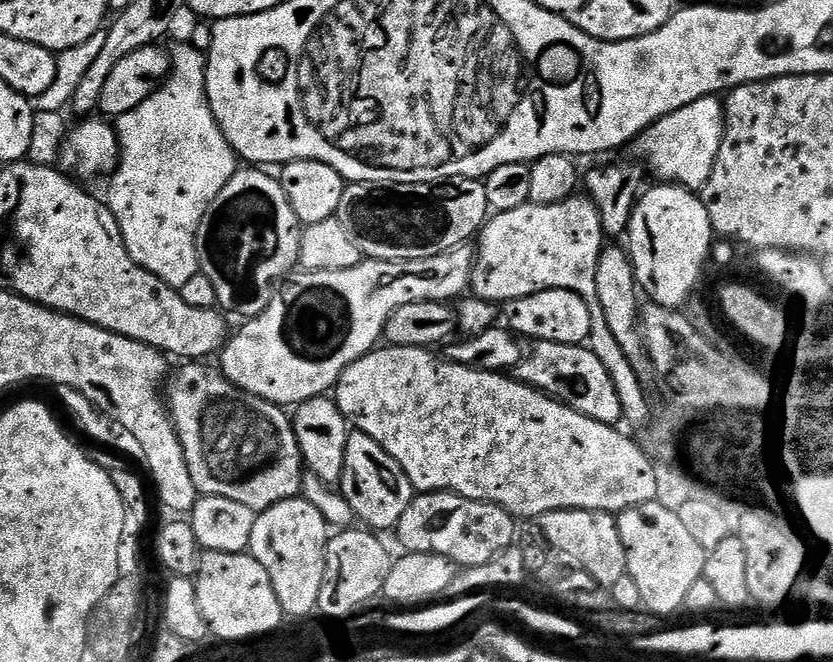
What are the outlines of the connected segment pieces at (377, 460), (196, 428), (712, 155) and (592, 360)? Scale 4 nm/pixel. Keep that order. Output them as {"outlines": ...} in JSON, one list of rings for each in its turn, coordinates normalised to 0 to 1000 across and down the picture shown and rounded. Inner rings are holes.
{"outlines":[[[[426,650],[418,656],[406,742],[413,748],[415,758],[420,758],[424,781],[438,799],[456,807],[461,807],[465,798],[466,802],[474,799],[483,776],[487,776],[487,764],[492,764],[497,748],[492,722],[487,722],[487,710],[483,710],[483,704],[478,704],[478,698],[473,698],[473,692],[468,692],[468,686],[463,686],[454,668],[449,668],[449,662]]],[[[226,547],[216,557],[210,557],[204,579],[199,586],[199,609],[202,627],[206,630],[206,640],[211,647],[214,662],[218,668],[218,680],[223,686],[223,704],[228,704],[228,722],[233,722],[233,734],[236,745],[241,749],[261,749],[262,752],[277,752],[280,758],[291,758],[291,764],[300,764],[309,776],[317,773],[324,764],[329,764],[340,755],[353,755],[361,748],[360,730],[367,711],[365,693],[358,674],[358,662],[351,648],[349,627],[337,612],[327,610],[323,604],[316,604],[309,598],[301,598],[299,592],[289,592],[281,585],[275,574],[269,569],[269,563],[263,554],[256,553],[250,547]]],[[[864,145],[838,148],[809,172],[800,172],[768,201],[756,219],[762,240],[776,246],[777,258],[784,273],[794,278],[814,278],[828,290],[844,290],[852,263],[857,258],[857,245],[869,207],[869,160]]],[[[654,514],[642,515],[637,524],[624,542],[624,551],[617,557],[618,573],[645,586],[647,592],[653,592],[666,604],[673,604],[679,613],[703,625],[703,631],[713,631],[718,637],[736,644],[748,636],[747,609],[738,594],[737,577],[709,526],[701,520],[676,520]]]]}

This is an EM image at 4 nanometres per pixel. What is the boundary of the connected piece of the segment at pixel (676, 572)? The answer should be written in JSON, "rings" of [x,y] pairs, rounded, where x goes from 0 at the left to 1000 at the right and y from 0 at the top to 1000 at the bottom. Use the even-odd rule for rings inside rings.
{"rings":[[[784,758],[767,761],[743,775],[747,825],[752,825],[754,869],[766,879],[771,897],[771,914],[788,931],[802,931],[818,923],[824,909],[824,897],[833,879],[845,867],[848,837],[843,825],[824,801],[819,782],[814,782],[812,767]]]}

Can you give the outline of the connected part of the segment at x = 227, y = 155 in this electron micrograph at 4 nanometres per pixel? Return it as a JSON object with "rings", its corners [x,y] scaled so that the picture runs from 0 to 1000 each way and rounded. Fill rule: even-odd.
{"rings":[[[221,63],[205,74],[204,89],[206,107],[188,139],[180,142],[180,148],[161,166],[138,177],[137,192],[144,211],[144,246],[133,261],[134,279],[130,284],[127,307],[142,335],[142,347],[156,390],[161,390],[168,405],[215,438],[240,409],[235,382],[238,341],[242,341],[242,329],[252,305],[257,305],[257,299],[267,293],[267,281],[281,269],[286,237],[252,166],[247,142],[250,98],[246,80]]]}

